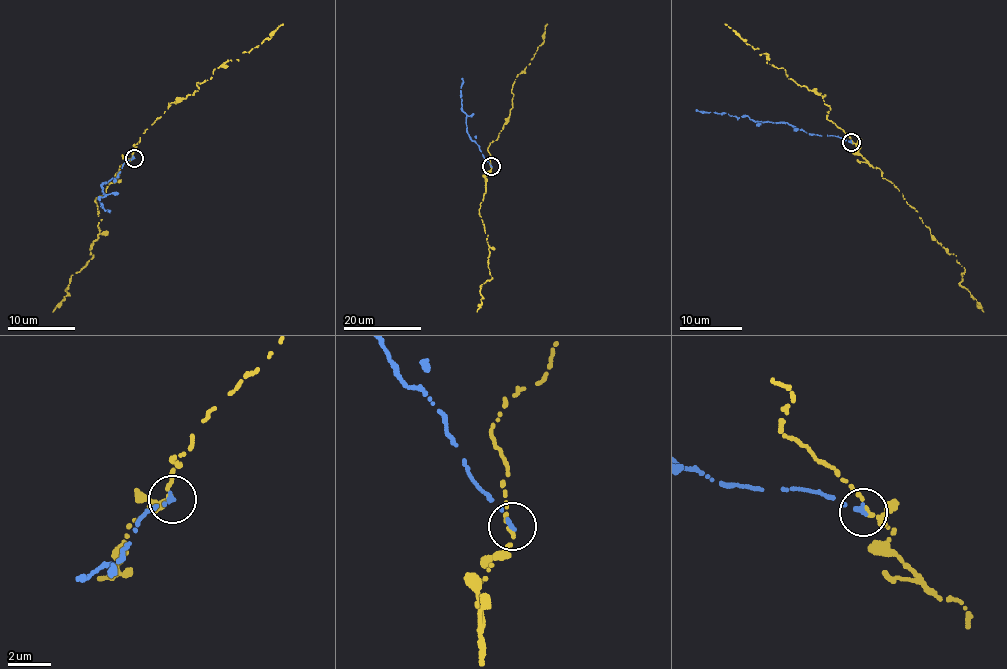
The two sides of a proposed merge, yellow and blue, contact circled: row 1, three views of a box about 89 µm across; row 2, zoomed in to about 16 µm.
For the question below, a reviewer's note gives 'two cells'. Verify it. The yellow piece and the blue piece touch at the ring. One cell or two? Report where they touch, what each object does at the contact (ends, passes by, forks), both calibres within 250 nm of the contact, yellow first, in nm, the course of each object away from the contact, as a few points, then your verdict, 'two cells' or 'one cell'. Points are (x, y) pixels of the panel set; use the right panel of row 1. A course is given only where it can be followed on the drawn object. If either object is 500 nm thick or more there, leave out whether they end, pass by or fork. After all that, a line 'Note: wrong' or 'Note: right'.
(851, 142) | yellow passes by | blue ends | 190/220 nm | yellow via (852, 142), (913, 208), (931, 235), (954, 254), (965, 269), (960, 283), (983, 311) | blue via (850, 142), (836, 136), (810, 135), (783, 122), (755, 121), (748, 116), (737, 118), (726, 112), (696, 109) | two cells
Note: right

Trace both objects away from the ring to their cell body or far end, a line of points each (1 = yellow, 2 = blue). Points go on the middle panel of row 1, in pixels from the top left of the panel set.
1: (491, 166), (479, 210), (488, 235), (492, 278), (480, 286), (482, 302), (477, 312)
2: (491, 166), (467, 131), (467, 115), (460, 97), (462, 78)

